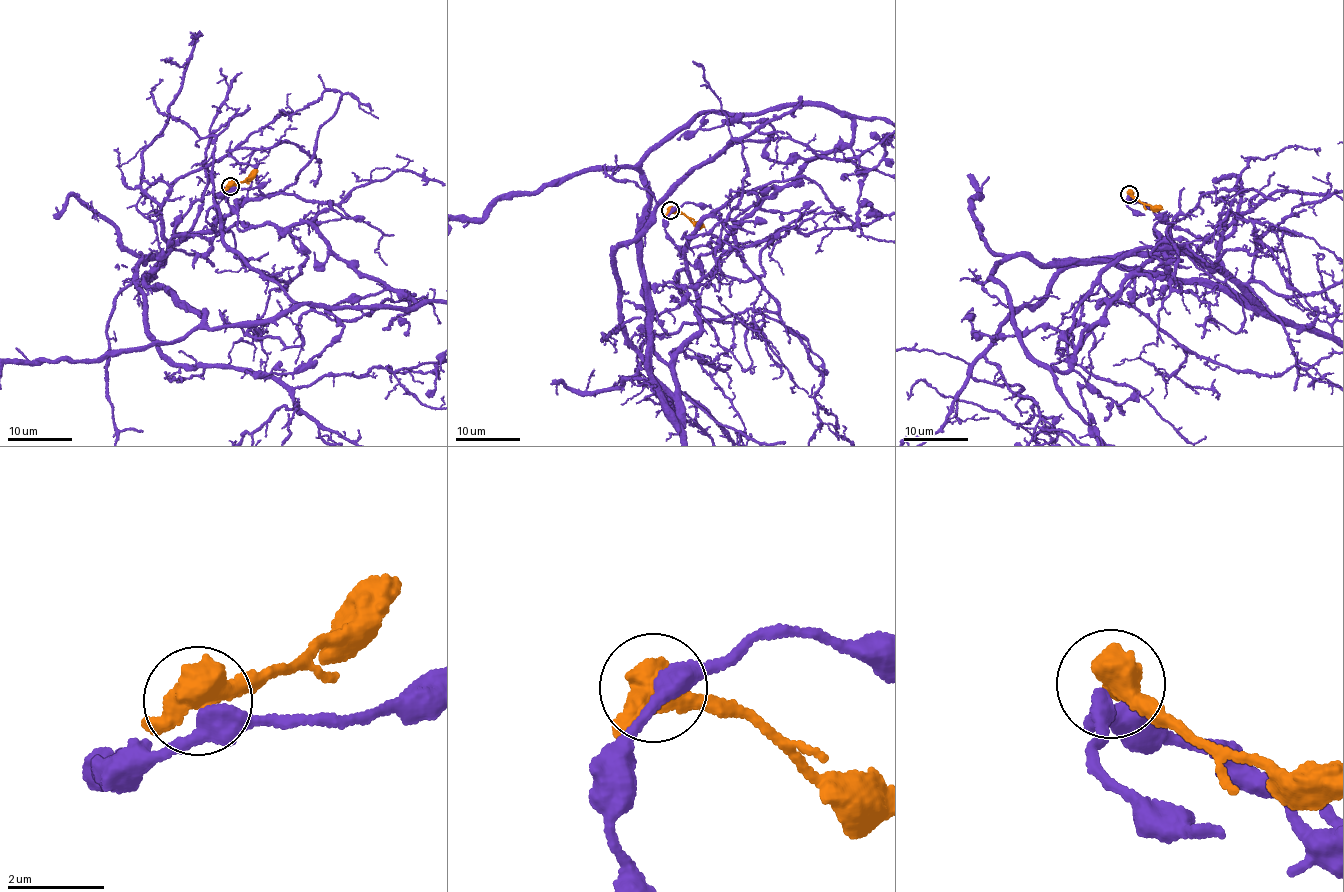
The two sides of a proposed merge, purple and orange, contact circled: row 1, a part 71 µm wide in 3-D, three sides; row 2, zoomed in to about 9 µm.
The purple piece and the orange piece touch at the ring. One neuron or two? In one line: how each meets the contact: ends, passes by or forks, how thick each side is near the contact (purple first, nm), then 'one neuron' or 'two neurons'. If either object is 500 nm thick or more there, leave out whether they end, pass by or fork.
380 nm thick on the purple side, 600 nm on the other; two neurons

